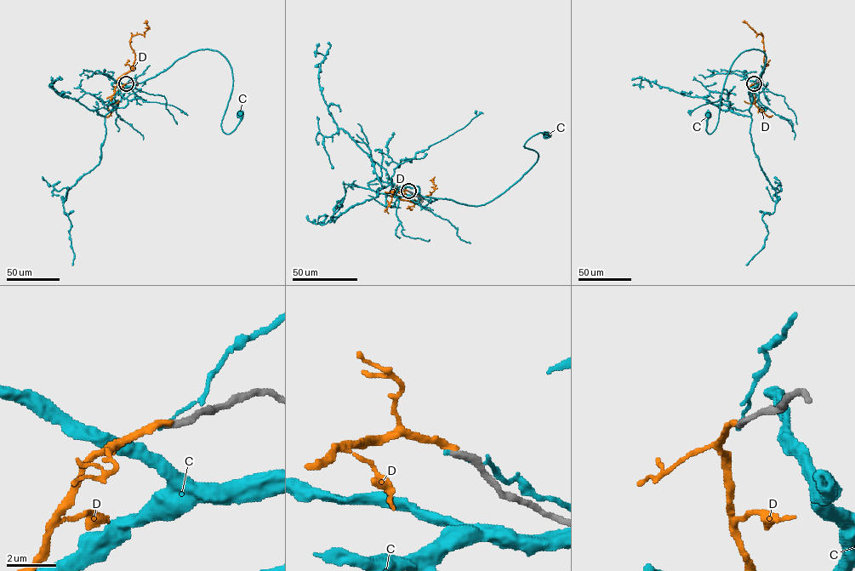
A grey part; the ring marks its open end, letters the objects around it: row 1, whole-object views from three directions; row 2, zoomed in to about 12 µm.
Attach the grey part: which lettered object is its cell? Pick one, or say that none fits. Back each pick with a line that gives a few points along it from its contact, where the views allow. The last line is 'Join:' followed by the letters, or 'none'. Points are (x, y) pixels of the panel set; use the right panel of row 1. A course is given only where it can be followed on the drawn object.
Join: none

